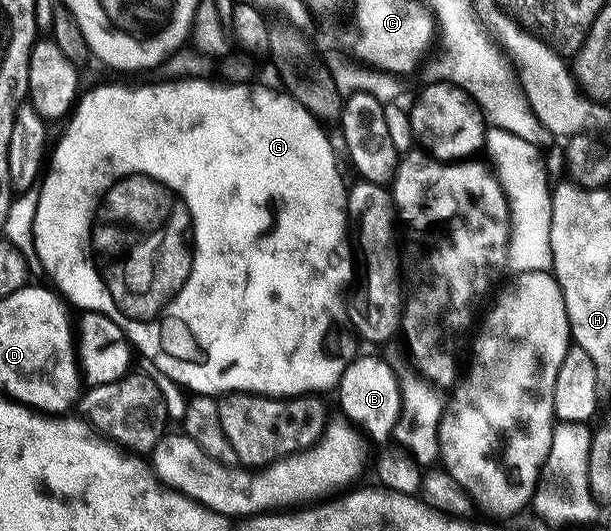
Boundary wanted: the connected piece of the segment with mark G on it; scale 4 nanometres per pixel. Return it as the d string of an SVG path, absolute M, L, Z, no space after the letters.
M158 79L158 82L156 82L156 83L155 83L155 85L98 85L98 86L96 86L96 87L95 87L95 89L90 89L90 90L88 90L88 91L87 91L87 93L86 93L86 90L85 90L85 92L83 92L83 93L82 93L82 94L81 94L81 96L79 96L79 98L78 98L78 100L77 100L77 102L76 102L76 104L75 104L75 106L74 106L74 108L73 108L73 110L72 110L72 112L71 112L71 113L70 113L70 114L69 114L69 117L68 117L68 120L67 120L67 121L66 121L66 122L65 122L65 124L66 124L66 123L67 123L67 125L66 125L66 130L64 130L64 131L63 131L63 133L62 133L62 138L60 138L60 139L59 139L59 141L58 141L58 146L56 146L56 147L55 147L55 149L54 149L54 146L53 146L53 149L52 149L52 152L51 152L51 153L50 153L50 154L49 154L49 157L48 157L48 164L47 164L47 165L46 165L46 166L45 166L45 169L44 169L44 176L43 176L43 177L42 177L42 178L41 178L41 181L40 181L40 184L39 184L39 185L38 185L38 186L37 186L37 189L36 189L36 219L35 219L35 220L34 220L34 246L35 246L35 247L36 247L36 255L37 255L37 256L38 256L38 258L39 258L39 259L40 259L40 263L41 263L41 264L42 264L42 268L41 268L41 272L42 272L42 273L43 273L43 274L45 274L45 273L47 273L47 275L48 275L48 276L50 276L50 277L51 277L51 279L52 279L52 280L54 280L54 282L52 282L52 285L53 285L53 288L54 288L54 289L55 289L55 290L57 290L57 292L58 292L58 293L59 293L59 294L61 294L61 296L62 296L62 297L63 297L63 298L65 298L65 300L66 300L66 301L67 301L67 302L69 302L69 304L70 304L70 305L71 305L71 306L74 306L74 307L77 307L77 305L79 305L79 307L80 307L80 308L79 308L79 310L82 310L82 311L85 311L85 312L88 312L88 313L103 313L103 314L104 314L104 316L106 316L106 317L107 317L107 318L108 318L108 319L112 319L112 323L116 323L116 327L120 327L120 331L124 331L124 335L125 335L125 336L126 336L126 337L127 337L127 338L128 338L128 339L129 339L129 341L130 341L130 343L131 343L131 346L133 346L133 348L134 348L134 349L135 349L135 350L137 350L137 352L138 352L138 353L139 353L139 354L141 354L141 356L142 356L142 353L143 353L143 355L144 355L144 356L146 356L146 357L147 357L147 359L148 359L148 360L150 360L150 361L151 361L151 363L152 363L152 364L154 364L154 365L155 365L155 367L156 367L156 368L158 368L158 370L157 370L157 372L158 372L158 373L159 373L159 374L161 374L161 376L163 376L163 377L167 377L167 378L168 378L168 379L172 379L172 380L173 380L173 381L175 381L175 382L176 382L176 384L177 384L177 385L181 385L181 386L182 386L182 388L183 388L183 390L186 390L186 391L189 391L189 392L190 392L190 393L191 393L191 394L194 394L194 395L225 395L225 394L227 394L227 393L237 393L237 392L239 392L239 393L260 393L260 394L262 394L262 396L264 396L264 397L300 397L300 396L303 396L303 395L322 395L322 394L325 394L325 392L324 392L324 391L325 391L325 389L330 389L330 390L333 390L333 389L334 389L334 388L335 388L335 386L337 386L337 384L338 384L338 381L339 381L339 380L340 380L340 379L341 379L341 375L342 375L342 374L343 374L343 373L344 373L344 371L345 371L345 367L346 367L346 364L347 364L347 362L348 362L348 361L350 361L350 360L351 360L351 357L352 357L352 352L351 352L351 353L350 353L350 337L349 337L349 335L348 335L348 334L346 334L346 333L342 333L342 321L341 321L341 317L342 317L342 313L341 313L341 311L340 311L340 310L338 310L338 308L340 308L340 307L341 307L341 305L342 305L342 292L344 292L344 291L345 291L345 289L346 289L346 284L348 284L348 283L349 283L349 281L350 281L350 280L352 280L352 279L353 279L353 277L354 277L354 261L353 261L353 259L352 259L352 258L350 258L350 245L349 245L349 243L348 243L348 242L346 242L346 229L347 229L347 233L348 233L348 218L347 218L347 215L346 215L346 195L347 195L347 192L348 192L348 185L347 185L347 182L345 182L345 183L344 183L344 182L342 182L342 173L341 173L341 171L340 171L340 170L338 170L338 161L337 161L337 159L336 159L336 158L334 158L334 149L333 149L333 147L332 147L332 146L330 146L330 141L329 141L329 139L328 139L328 138L326 138L326 133L325 133L325 131L324 131L324 130L322 130L322 129L321 129L321 128L323 128L323 126L322 126L322 125L321 125L321 124L320 124L320 121L319 121L319 119L318 119L318 118L316 118L316 117L313 117L313 116L312 116L312 114L310 114L310 113L309 113L309 112L308 112L308 111L307 111L307 109L305 109L305 107L303 107L303 106L302 106L302 104L300 104L300 103L299 103L299 102L298 102L298 101L297 101L297 99L295 99L295 98L294 98L294 97L291 97L291 96L290 96L290 94L289 94L289 93L287 93L287 92L285 92L285 91L279 91L279 90L278 90L278 89L277 89L277 88L275 88L275 89L276 89L276 90L274 90L274 89L265 89L265 87L264 87L264 86L262 86L262 85L258 85L258 84L259 84L259 83L247 83L247 84L245 84L245 85L236 85L236 84L233 84L233 83L221 83L221 84L222 84L222 85L217 85L217 83L216 83L216 82L217 82L217 80L214 80L214 79L203 79L203 80L201 80L201 81L176 81L176 80L173 80L173 79Z

